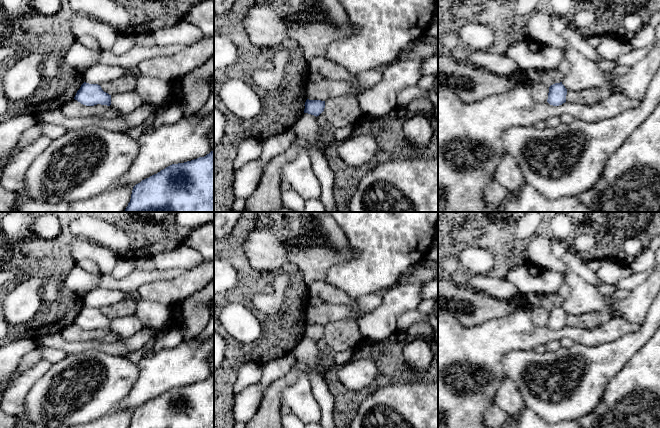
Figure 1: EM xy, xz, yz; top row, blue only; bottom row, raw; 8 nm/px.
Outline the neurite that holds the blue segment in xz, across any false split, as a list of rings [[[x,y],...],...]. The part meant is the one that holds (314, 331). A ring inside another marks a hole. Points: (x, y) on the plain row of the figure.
[[[307,323],[304,330],[304,337],[308,337],[317,341],[324,335],[325,325]]]

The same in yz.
[[[555,307],[549,311],[547,326],[553,330],[559,330],[566,326],[567,313],[560,307]]]

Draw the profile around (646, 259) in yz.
[[[645,246],[642,252],[636,258],[628,261],[628,265],[632,273],[637,274],[652,268],[655,261],[656,253]]]

